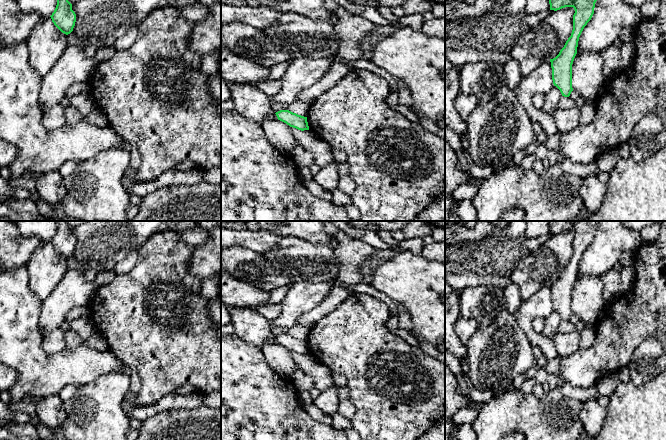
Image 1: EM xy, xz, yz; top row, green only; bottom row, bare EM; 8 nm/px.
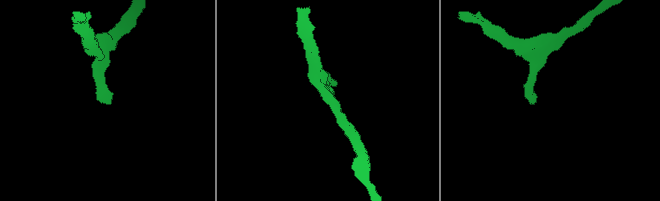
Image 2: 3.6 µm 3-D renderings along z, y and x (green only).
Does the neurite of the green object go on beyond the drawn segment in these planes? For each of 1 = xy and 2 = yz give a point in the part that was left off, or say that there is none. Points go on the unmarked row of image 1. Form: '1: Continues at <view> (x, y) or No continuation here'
1: No continuation here
2: No continuation here

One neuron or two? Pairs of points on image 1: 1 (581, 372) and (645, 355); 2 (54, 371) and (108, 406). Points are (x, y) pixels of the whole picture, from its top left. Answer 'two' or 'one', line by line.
1: two
2: two

